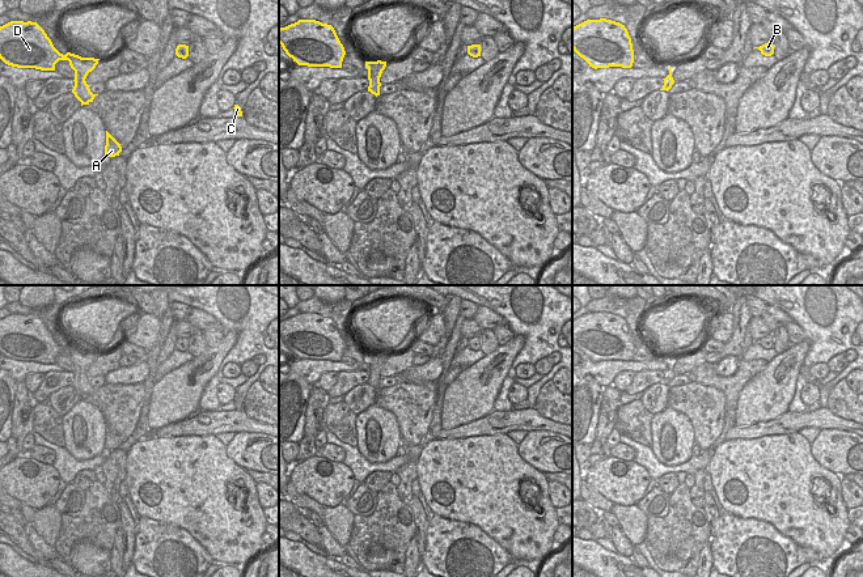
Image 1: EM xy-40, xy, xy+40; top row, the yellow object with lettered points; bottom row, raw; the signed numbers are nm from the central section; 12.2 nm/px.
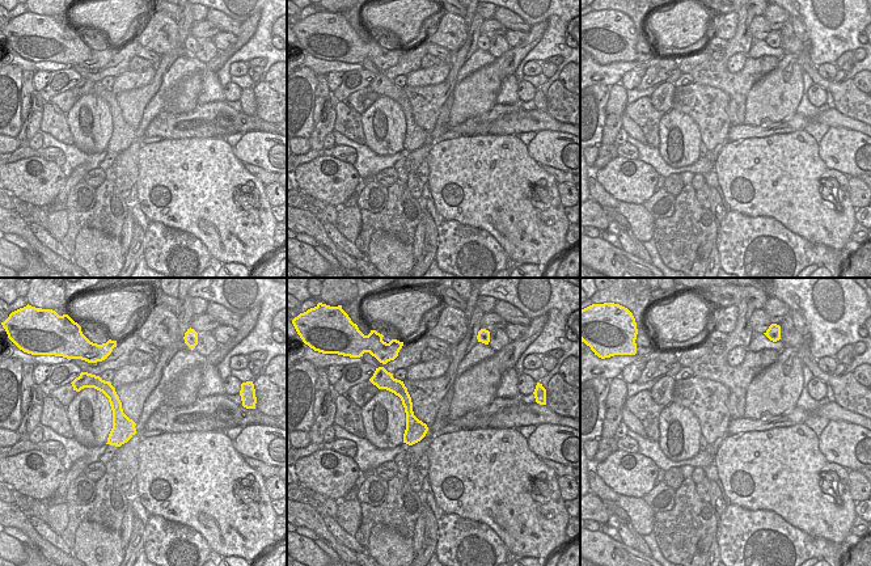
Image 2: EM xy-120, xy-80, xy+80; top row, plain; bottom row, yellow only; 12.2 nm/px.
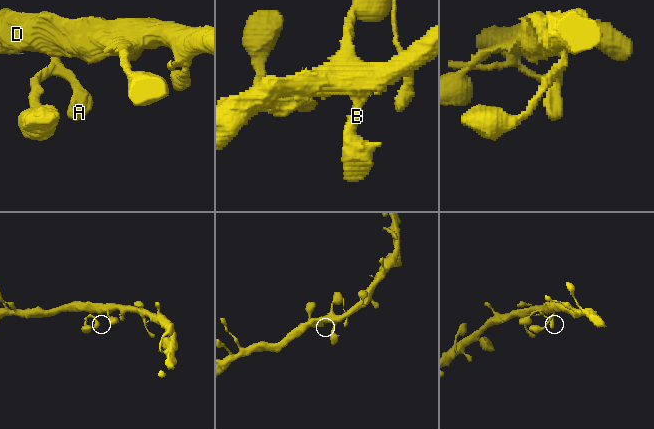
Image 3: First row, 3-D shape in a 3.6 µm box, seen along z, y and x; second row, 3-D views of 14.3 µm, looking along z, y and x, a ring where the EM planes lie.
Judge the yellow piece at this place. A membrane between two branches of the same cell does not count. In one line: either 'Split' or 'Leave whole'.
Leave whole

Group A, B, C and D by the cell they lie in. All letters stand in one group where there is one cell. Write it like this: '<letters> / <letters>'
A B C D

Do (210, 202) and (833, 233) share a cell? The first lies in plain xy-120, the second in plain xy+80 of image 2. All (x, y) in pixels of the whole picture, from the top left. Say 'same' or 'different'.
same

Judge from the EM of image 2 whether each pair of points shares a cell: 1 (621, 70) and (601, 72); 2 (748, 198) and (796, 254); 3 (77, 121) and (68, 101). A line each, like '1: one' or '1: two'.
1: one
2: two
3: two

